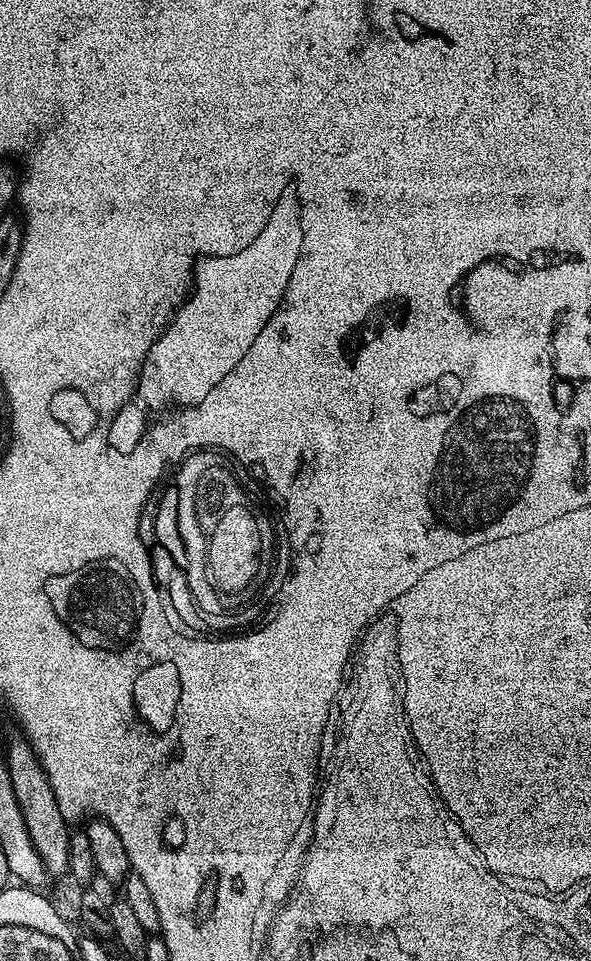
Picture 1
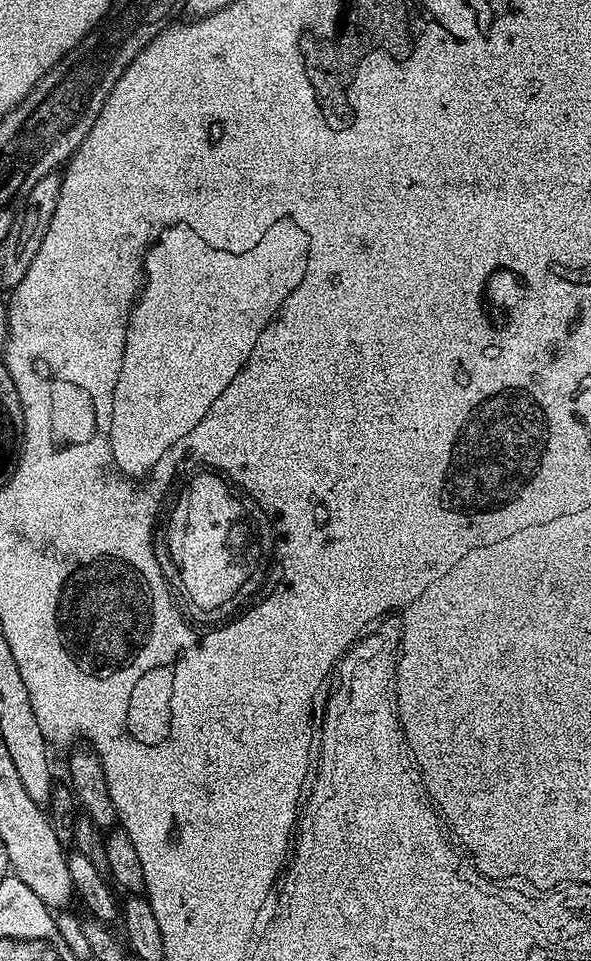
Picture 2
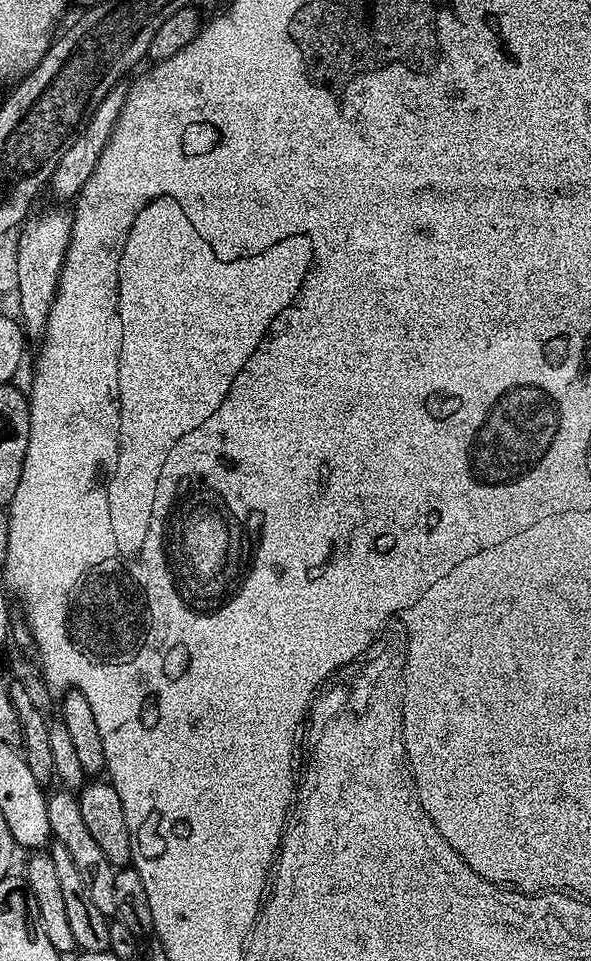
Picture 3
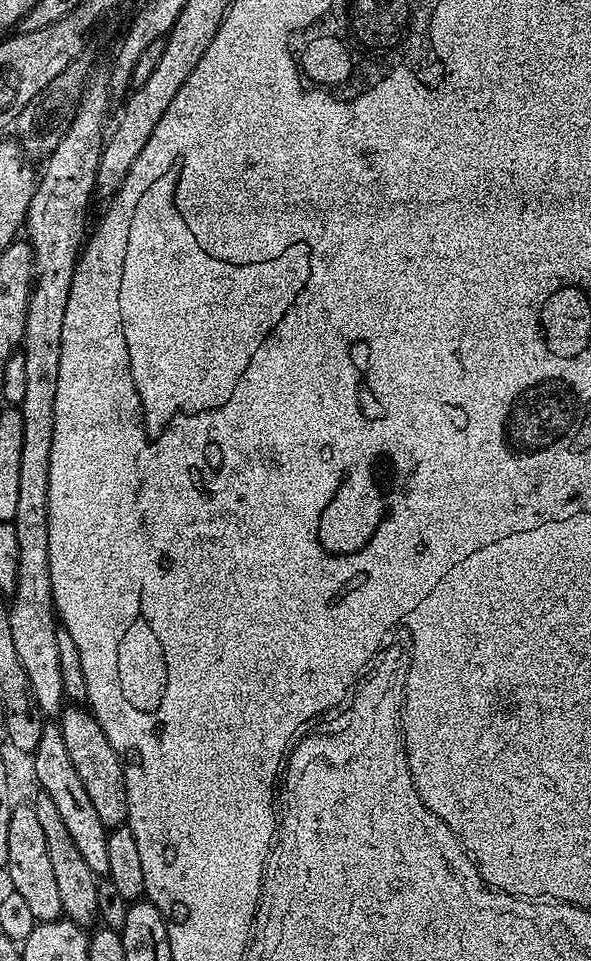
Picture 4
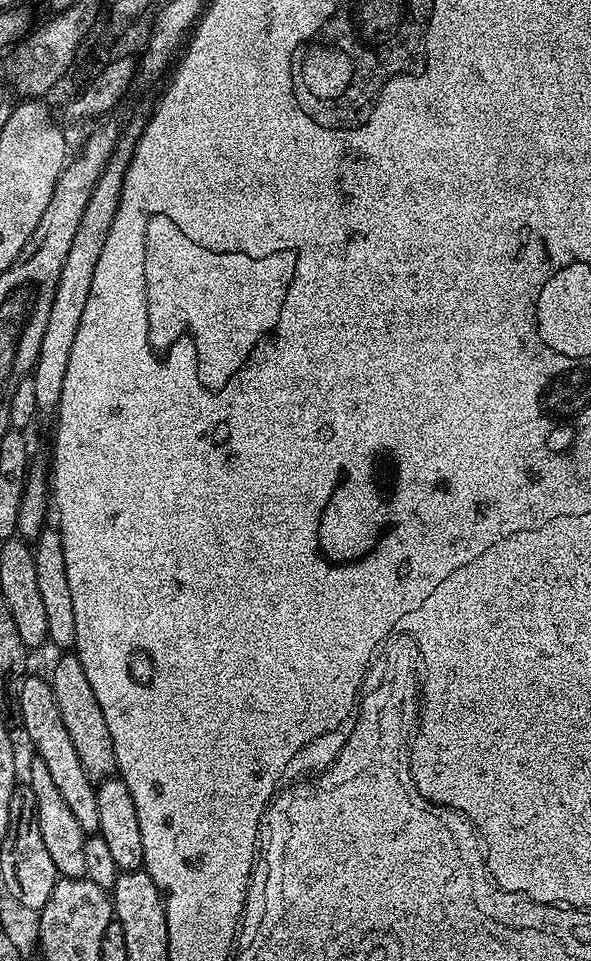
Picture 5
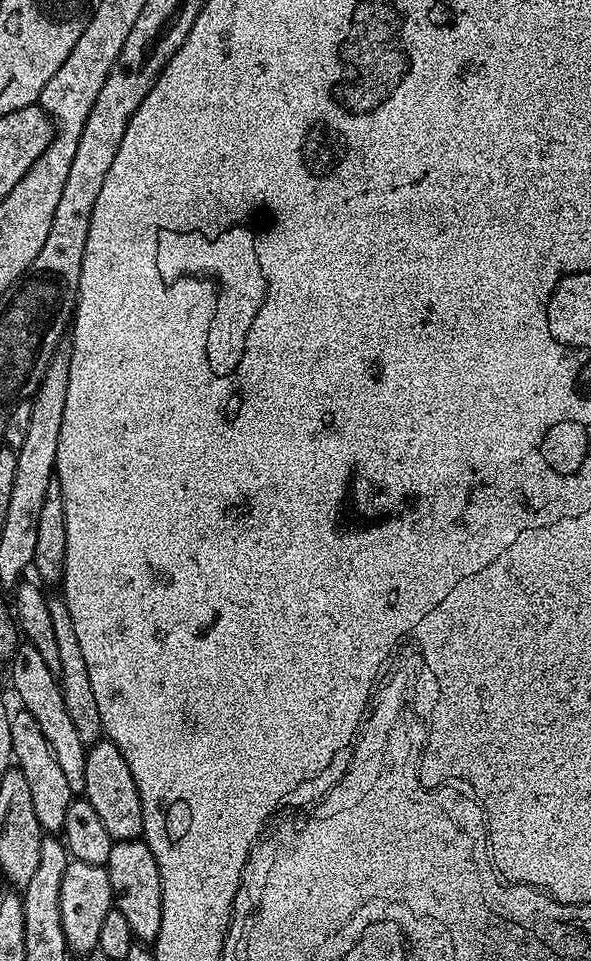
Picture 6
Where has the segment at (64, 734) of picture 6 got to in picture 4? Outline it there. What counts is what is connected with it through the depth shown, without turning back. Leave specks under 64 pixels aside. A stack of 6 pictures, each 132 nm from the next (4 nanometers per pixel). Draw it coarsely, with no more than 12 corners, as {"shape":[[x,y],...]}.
{"shape":[[59,723],[31,753],[39,791],[86,866],[107,877],[109,829],[70,762]]}

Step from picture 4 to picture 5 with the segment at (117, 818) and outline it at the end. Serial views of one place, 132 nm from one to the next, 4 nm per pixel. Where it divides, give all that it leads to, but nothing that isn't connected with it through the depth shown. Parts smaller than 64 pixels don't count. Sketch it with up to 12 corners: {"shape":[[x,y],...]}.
{"shape":[[75,654],[50,683],[93,782],[116,772],[114,738]]}

